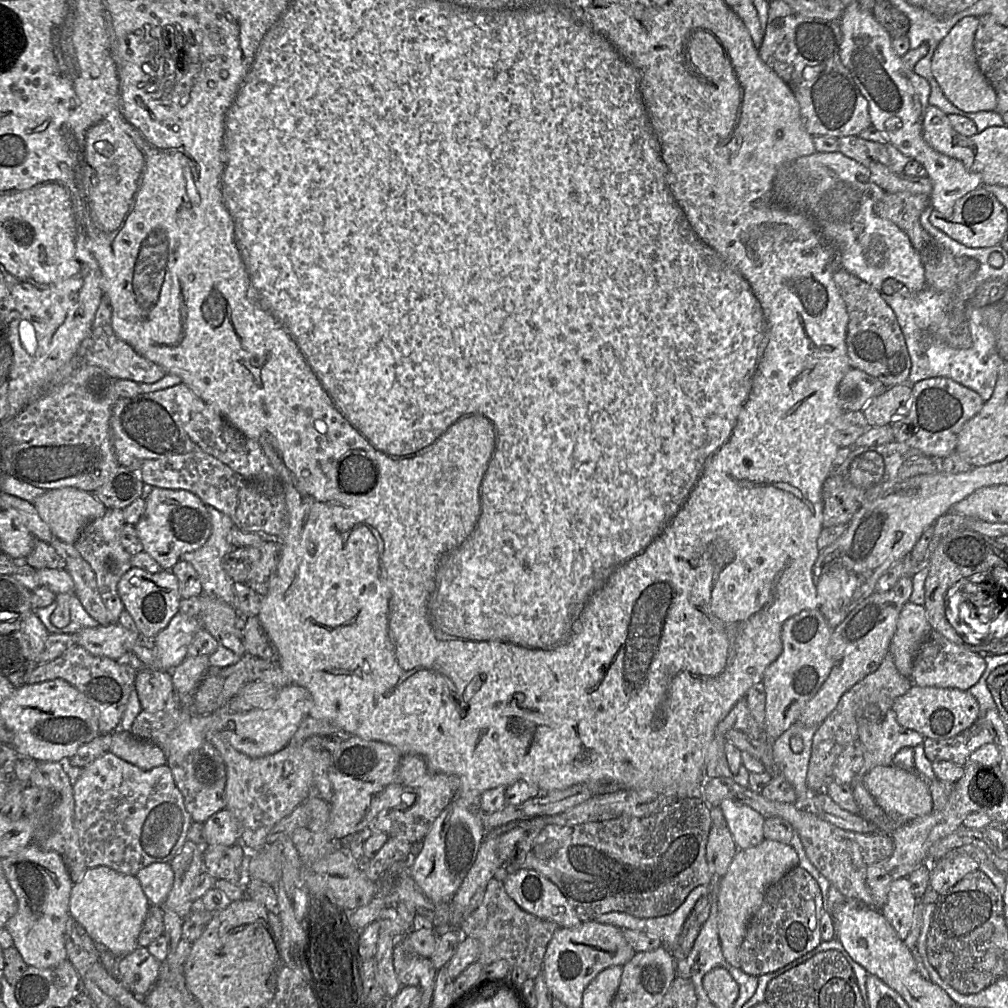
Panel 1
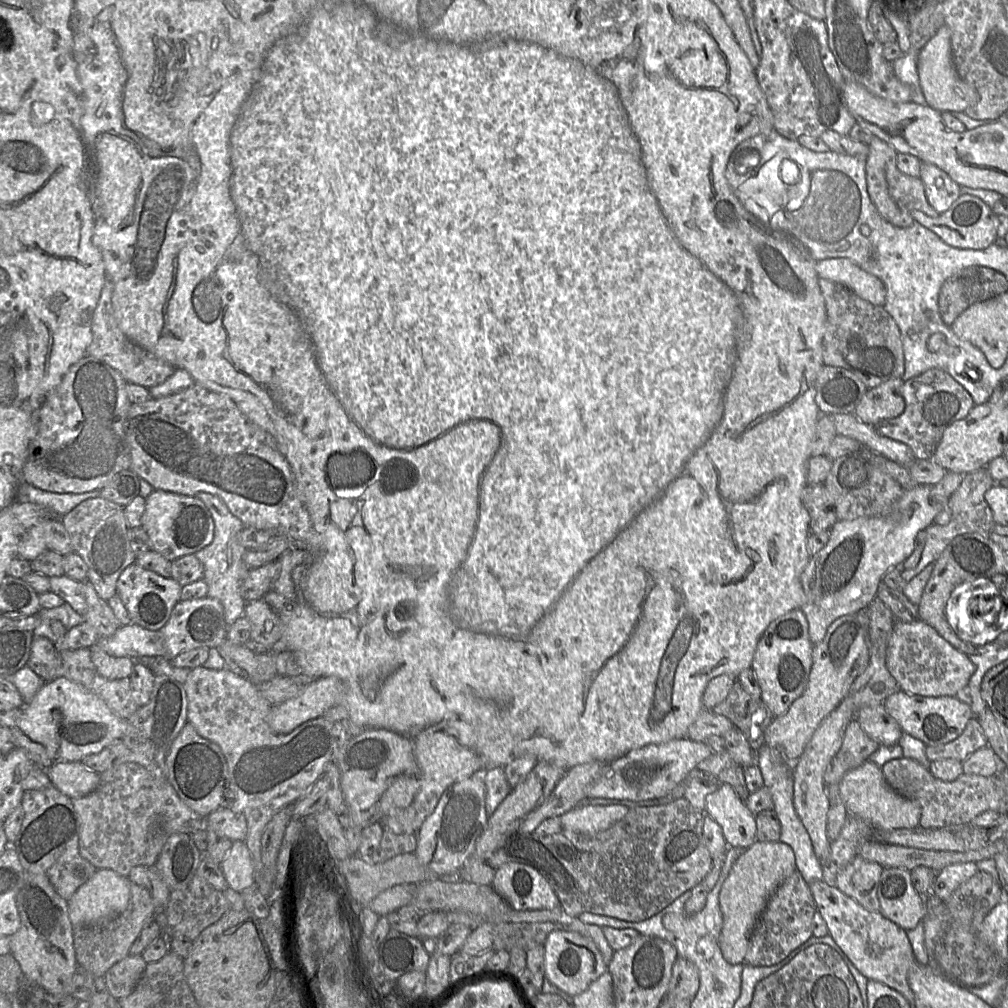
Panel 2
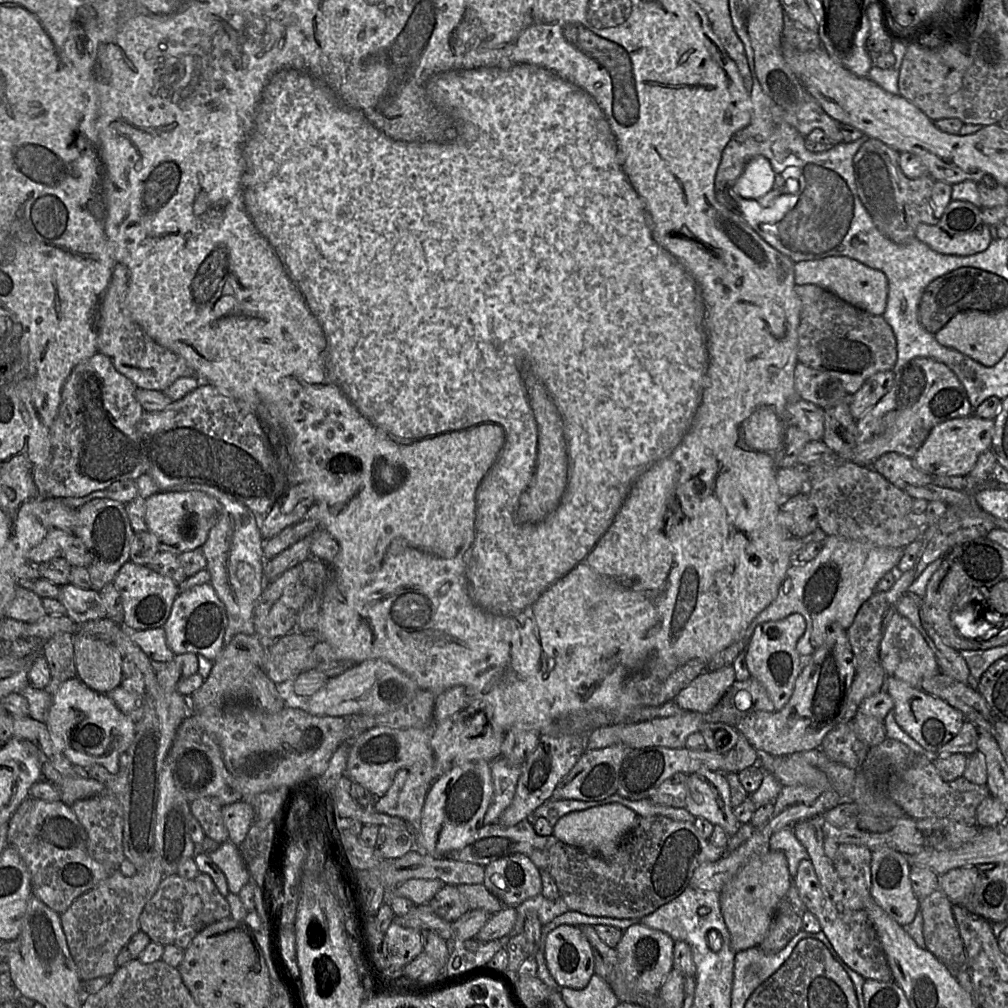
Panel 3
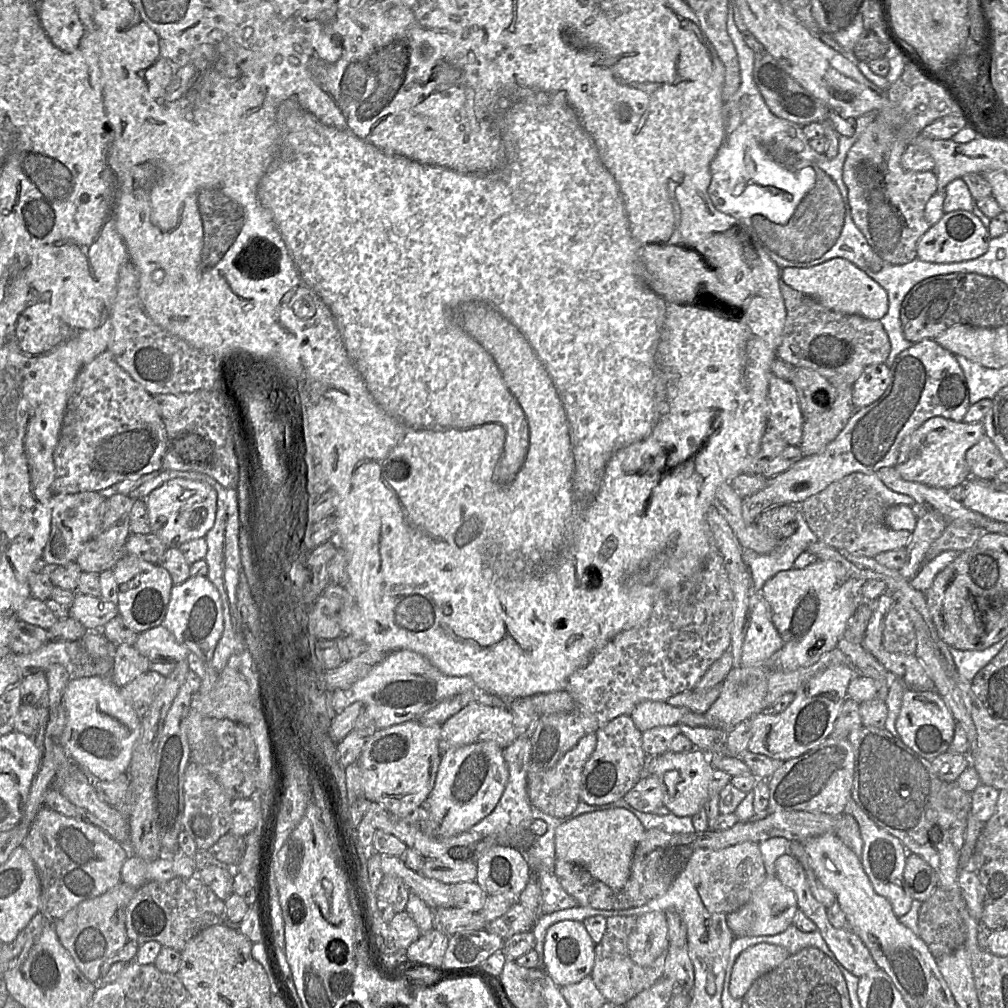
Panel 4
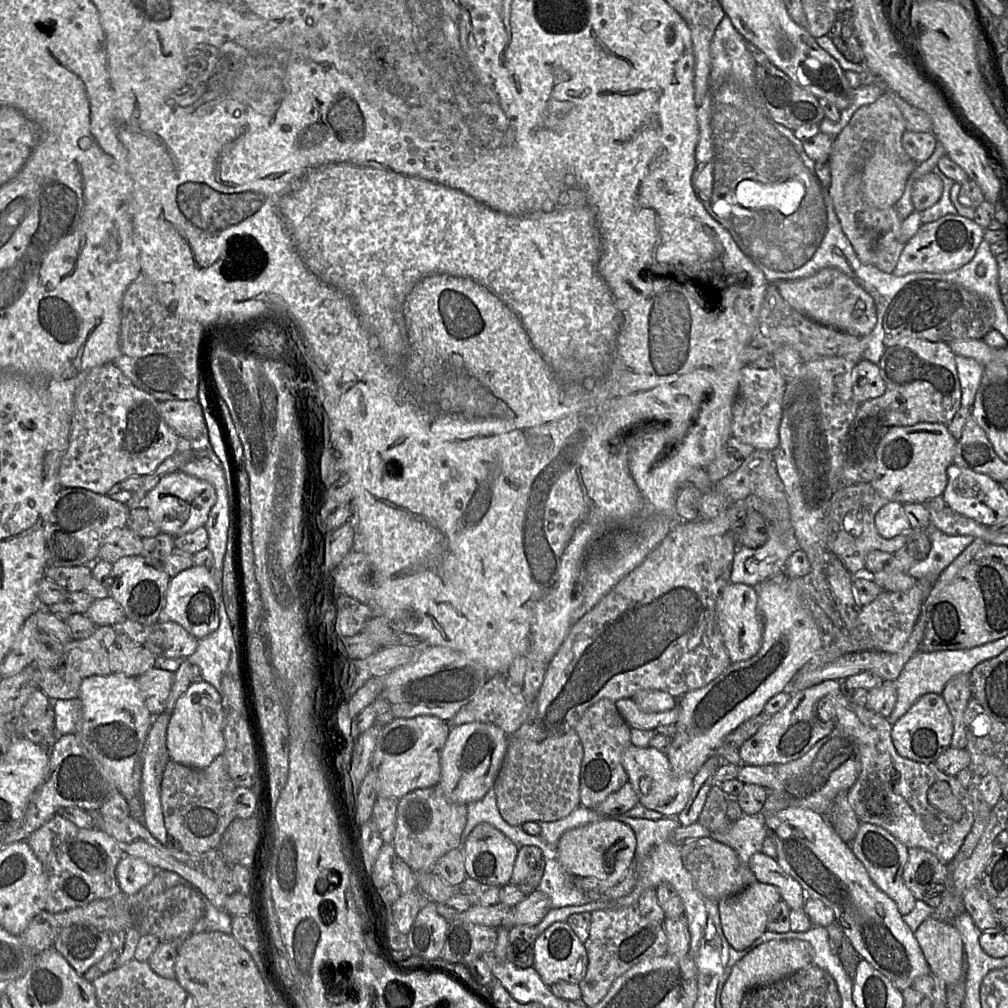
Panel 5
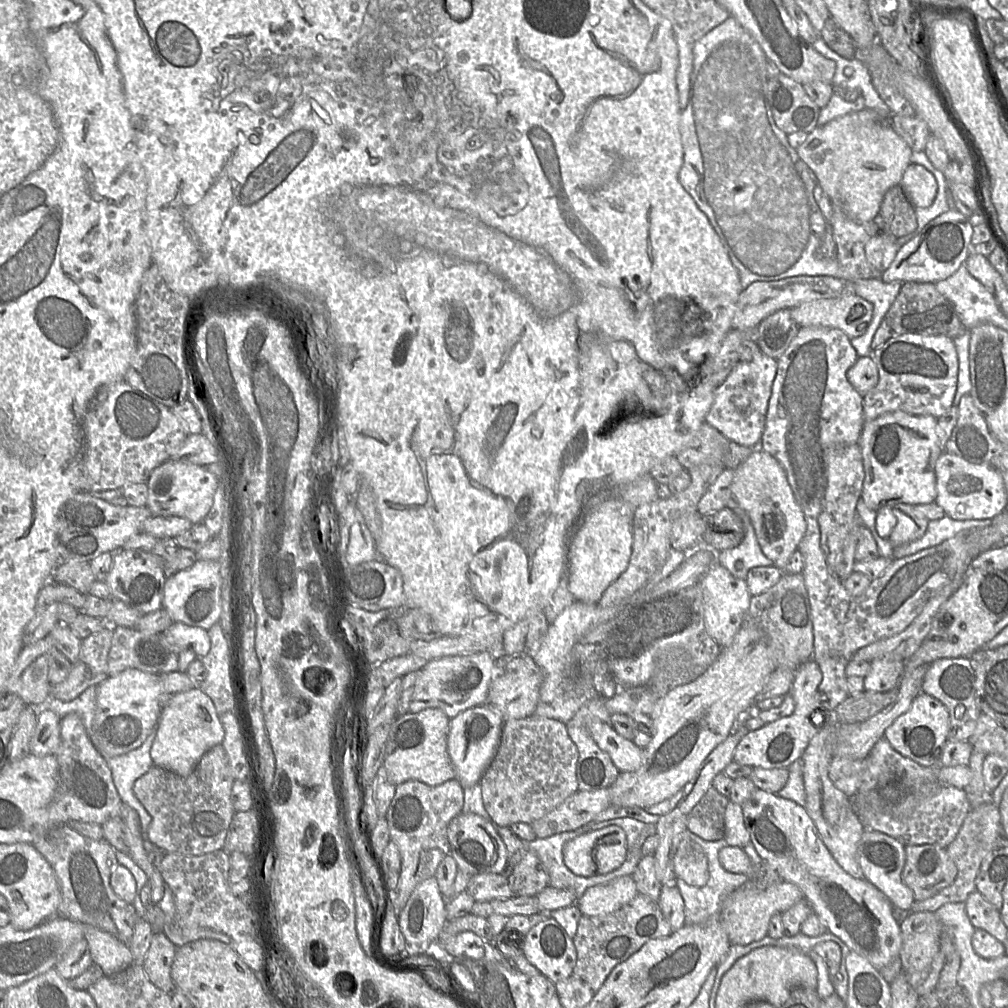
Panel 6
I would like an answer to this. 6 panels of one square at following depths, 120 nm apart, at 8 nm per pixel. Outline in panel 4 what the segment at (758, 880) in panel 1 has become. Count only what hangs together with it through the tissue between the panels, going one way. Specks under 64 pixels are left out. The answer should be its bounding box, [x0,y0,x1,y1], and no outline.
[749,873,799,937]

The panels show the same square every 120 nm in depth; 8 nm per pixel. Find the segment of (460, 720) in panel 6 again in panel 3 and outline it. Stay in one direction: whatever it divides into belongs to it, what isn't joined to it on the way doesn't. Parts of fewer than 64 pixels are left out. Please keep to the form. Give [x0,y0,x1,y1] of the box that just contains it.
[415,760,493,857]

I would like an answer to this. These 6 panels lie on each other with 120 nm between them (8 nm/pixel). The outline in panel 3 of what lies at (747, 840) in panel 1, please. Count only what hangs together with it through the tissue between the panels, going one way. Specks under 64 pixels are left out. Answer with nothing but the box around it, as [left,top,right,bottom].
[685,770,742,837]

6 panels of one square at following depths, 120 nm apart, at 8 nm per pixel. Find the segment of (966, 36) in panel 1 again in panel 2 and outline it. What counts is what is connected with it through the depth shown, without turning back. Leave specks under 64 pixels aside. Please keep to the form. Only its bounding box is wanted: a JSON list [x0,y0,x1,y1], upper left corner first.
[918,26,978,112]

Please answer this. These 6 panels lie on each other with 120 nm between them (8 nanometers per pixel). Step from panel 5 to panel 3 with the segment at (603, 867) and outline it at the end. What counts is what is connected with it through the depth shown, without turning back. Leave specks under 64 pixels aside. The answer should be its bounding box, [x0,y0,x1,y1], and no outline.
[552,803,639,859]

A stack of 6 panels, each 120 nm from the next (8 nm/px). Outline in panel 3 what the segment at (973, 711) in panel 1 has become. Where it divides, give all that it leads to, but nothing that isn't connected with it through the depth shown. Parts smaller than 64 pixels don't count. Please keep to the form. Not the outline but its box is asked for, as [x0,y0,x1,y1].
[885,677,963,754]

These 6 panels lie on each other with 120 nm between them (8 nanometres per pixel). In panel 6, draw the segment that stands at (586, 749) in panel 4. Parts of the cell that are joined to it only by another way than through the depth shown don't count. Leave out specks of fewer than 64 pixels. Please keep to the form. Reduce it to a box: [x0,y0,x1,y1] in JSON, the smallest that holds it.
[478,715,579,827]

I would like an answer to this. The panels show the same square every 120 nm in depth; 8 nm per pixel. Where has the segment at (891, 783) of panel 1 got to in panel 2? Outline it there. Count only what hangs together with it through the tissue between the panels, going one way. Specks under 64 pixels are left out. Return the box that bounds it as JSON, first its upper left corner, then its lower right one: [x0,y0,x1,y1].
[839,761,921,830]

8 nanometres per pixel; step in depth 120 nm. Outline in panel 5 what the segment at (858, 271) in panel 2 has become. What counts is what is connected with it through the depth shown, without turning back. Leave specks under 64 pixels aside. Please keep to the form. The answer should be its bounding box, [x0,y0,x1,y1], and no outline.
[774,268,876,337]

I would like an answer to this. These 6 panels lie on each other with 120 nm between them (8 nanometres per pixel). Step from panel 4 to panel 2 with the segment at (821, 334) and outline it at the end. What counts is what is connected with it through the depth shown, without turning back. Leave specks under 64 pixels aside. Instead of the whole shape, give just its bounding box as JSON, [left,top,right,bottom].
[819,278,905,389]

